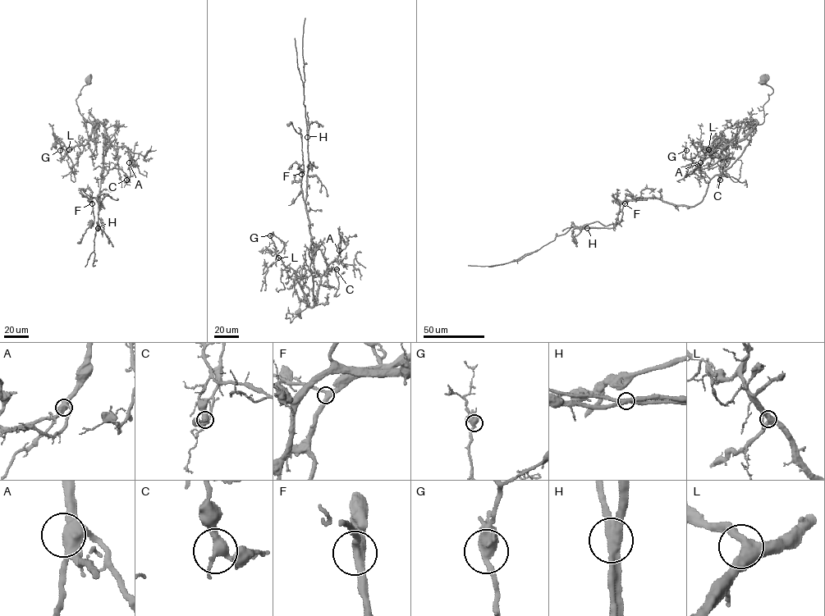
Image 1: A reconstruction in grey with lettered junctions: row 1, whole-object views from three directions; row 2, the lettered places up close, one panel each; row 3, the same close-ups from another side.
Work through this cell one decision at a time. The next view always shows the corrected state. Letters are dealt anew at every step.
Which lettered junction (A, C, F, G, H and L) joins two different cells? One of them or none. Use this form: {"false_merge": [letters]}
{"false_merge": ["H"]}

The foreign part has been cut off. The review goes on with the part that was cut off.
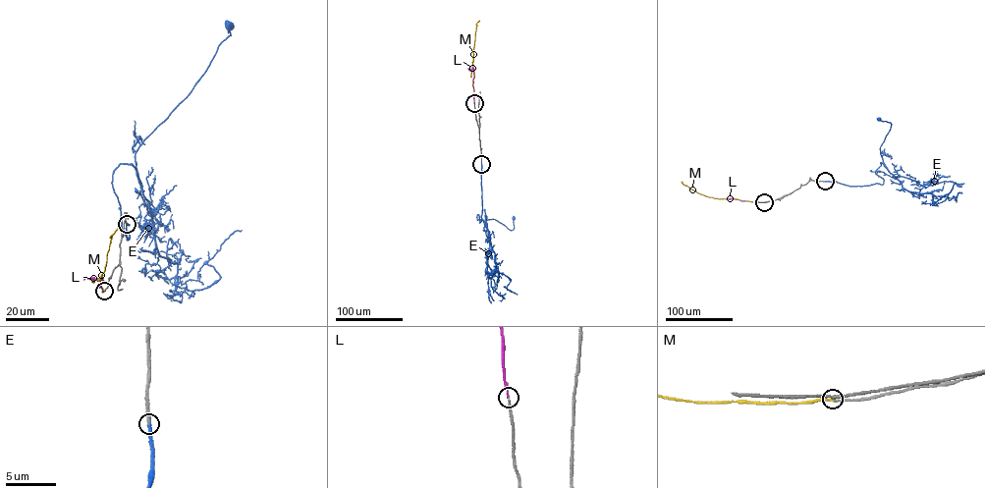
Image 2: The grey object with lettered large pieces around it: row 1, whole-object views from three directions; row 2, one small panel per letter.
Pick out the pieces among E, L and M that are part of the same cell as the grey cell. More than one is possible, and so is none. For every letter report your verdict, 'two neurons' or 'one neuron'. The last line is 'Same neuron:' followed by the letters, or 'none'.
E: one neuron
L: one neuron
M: two neurons
Same neuron: E, L

